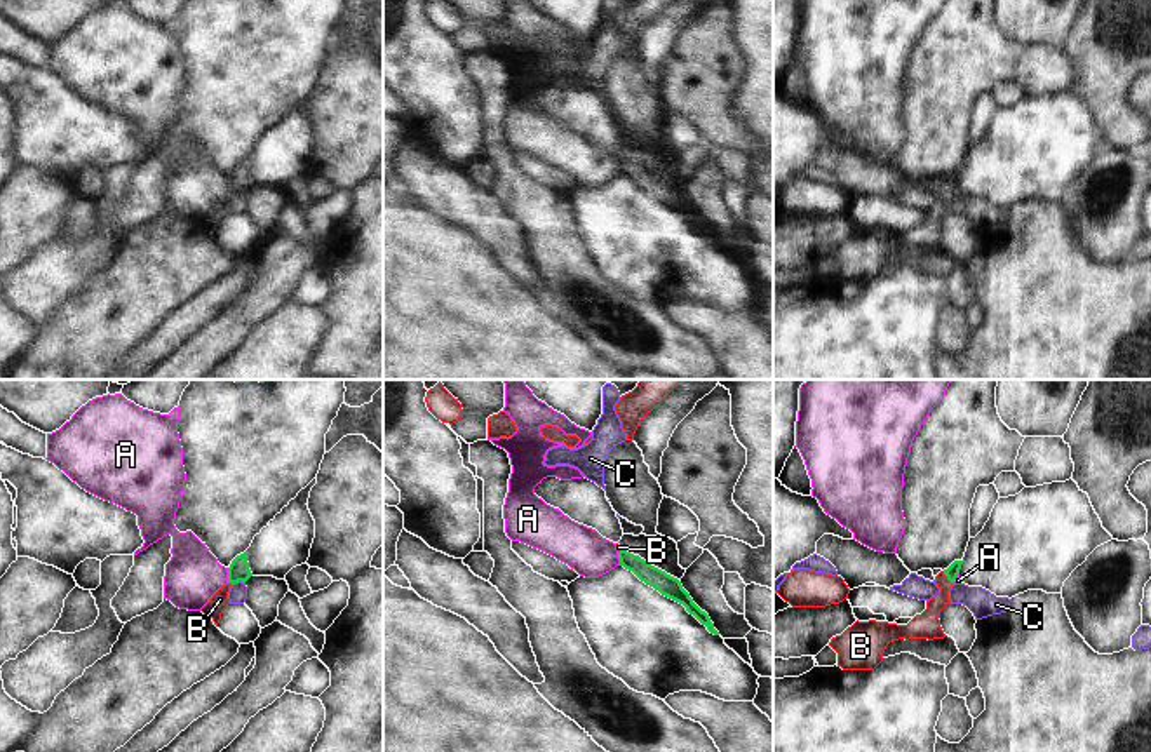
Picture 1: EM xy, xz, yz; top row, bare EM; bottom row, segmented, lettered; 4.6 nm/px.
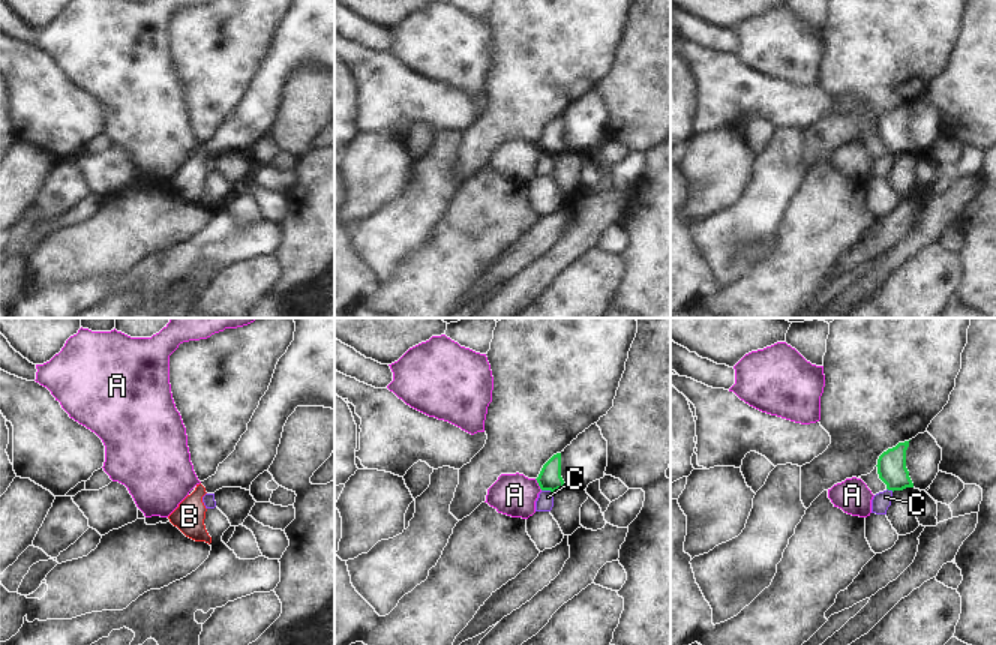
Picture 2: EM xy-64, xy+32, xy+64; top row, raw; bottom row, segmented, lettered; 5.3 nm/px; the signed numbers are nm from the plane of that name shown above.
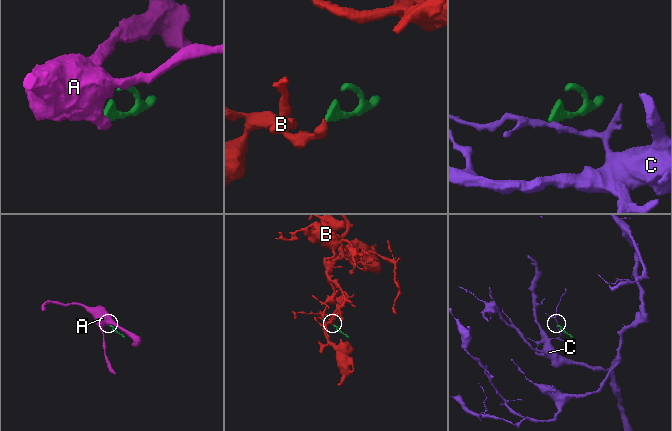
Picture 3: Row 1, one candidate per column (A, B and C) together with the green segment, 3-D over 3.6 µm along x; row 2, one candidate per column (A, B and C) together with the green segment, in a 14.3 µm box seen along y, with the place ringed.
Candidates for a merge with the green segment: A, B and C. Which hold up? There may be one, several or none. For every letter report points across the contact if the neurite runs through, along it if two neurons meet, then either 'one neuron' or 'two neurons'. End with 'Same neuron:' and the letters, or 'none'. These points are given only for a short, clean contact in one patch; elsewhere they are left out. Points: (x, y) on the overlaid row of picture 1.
A: border xy (227, 568), (228, 582); two neurons
B: way yz (953, 570), (948, 578), (927, 625); one neuron
C: border xy (244, 582), (232, 585); two neurons
Same neuron: B

